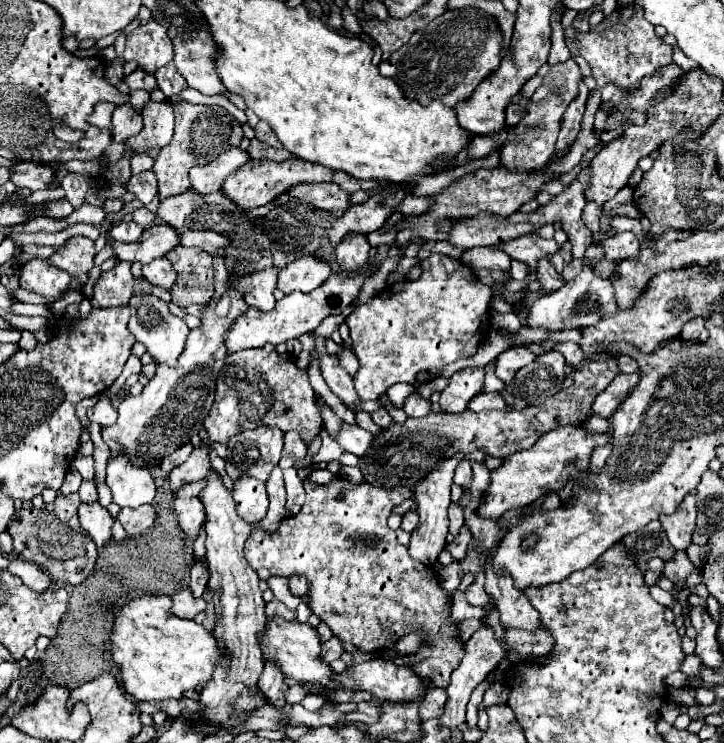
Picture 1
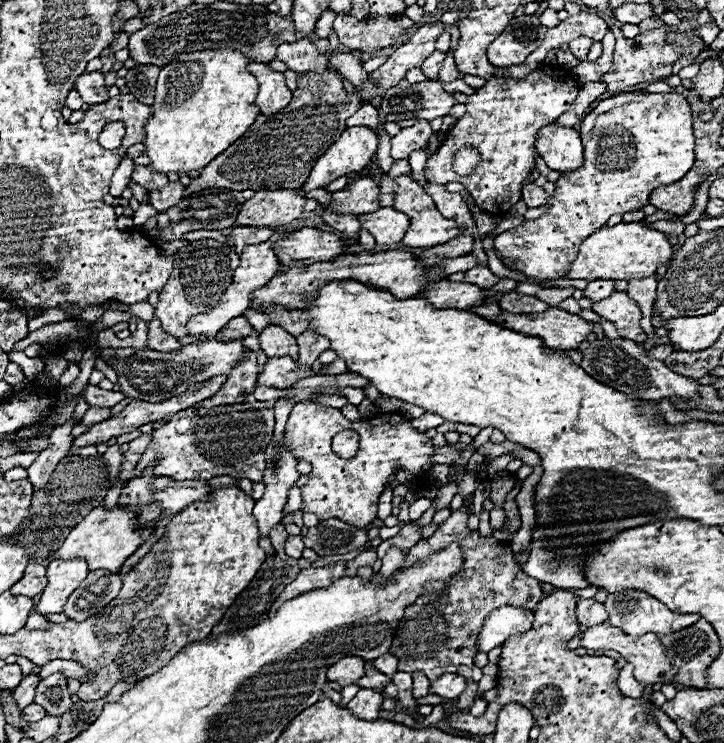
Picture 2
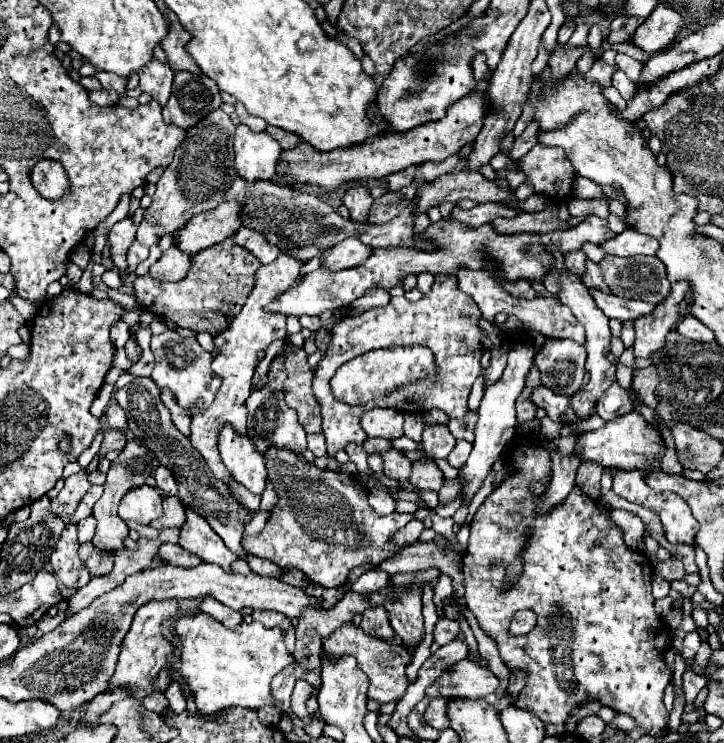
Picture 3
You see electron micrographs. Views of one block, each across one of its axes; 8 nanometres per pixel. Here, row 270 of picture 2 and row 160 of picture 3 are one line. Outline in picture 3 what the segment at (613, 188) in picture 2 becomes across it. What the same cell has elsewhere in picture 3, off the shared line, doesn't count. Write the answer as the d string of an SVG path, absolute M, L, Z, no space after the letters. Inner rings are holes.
M536 144L520 160L520 170L526 174L526 182L534 186L536 194L544 192L552 202L566 202L572 196L574 168L562 148Z

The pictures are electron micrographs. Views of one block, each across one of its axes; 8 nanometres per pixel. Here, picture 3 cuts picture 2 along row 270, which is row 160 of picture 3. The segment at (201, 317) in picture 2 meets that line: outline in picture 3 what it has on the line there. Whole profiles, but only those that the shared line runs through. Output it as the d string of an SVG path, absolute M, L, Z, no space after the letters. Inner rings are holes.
M240 124L236 128L234 152L236 176L248 182L258 182L274 178L274 166L282 154L282 148L274 138L270 138L270 134L256 134L248 126Z

